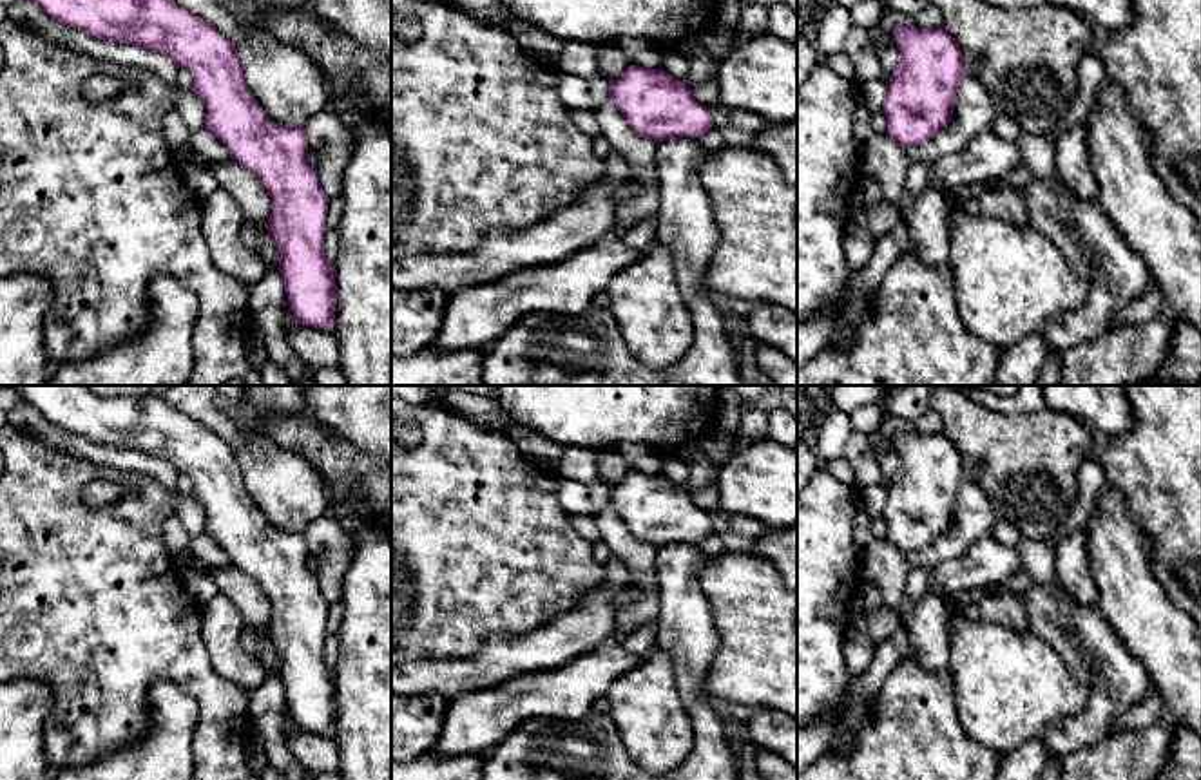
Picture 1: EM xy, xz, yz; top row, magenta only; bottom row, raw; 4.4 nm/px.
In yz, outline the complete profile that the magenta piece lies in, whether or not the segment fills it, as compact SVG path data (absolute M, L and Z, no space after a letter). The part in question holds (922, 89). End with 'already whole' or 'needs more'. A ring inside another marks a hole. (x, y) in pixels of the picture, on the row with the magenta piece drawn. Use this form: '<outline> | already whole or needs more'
M911 22L891 29L900 62L889 78L882 112L888 116L886 134L902 148L933 139L949 121L956 89L966 76L966 63L955 38L942 27L917 29Z | already whole

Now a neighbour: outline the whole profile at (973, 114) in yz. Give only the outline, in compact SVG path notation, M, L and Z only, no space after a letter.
M966 74L956 89L951 121L929 141L906 148L909 165L931 165L942 156L958 152L973 138L993 132L996 109L982 81Z

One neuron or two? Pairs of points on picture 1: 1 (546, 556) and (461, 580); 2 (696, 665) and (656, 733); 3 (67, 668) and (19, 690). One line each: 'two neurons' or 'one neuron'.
1: one neuron
2: two neurons
3: two neurons

